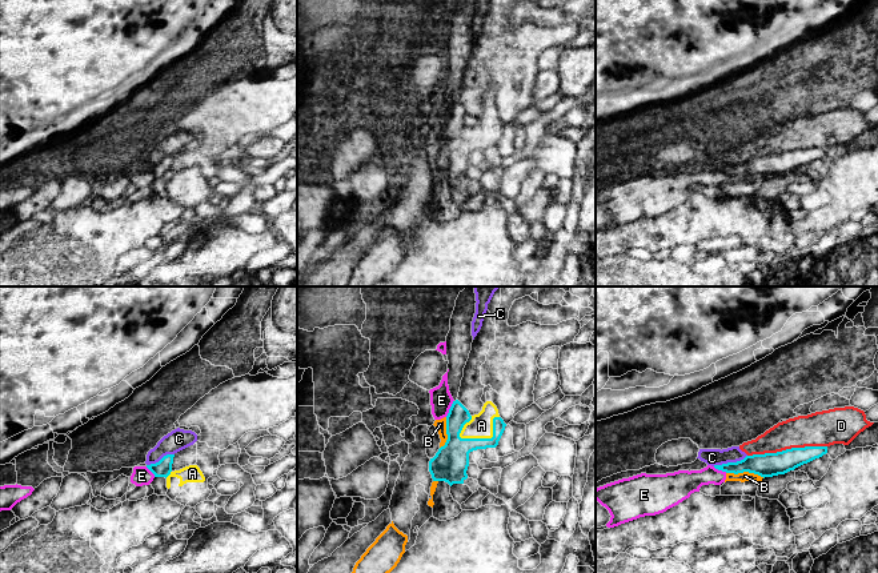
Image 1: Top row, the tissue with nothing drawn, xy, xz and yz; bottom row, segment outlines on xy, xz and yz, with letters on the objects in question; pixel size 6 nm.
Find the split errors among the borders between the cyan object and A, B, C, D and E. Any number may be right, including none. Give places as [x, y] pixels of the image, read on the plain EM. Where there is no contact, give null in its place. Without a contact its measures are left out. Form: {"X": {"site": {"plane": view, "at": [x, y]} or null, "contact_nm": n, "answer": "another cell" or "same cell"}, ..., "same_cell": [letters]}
{"A": {"site": {"plane": "xz", "at": [486, 140]}, "contact_nm": 280, "answer": "same cell"}, "B": {"site": {"plane": "yz", "at": [745, 172]}, "contact_nm": 240, "answer": "another cell"}, "C": {"site": {"plane": "yz", "at": [729, 164]}, "contact_nm": 220, "answer": "another cell"}, "D": {"site": {"plane": "yz", "at": [786, 151]}, "contact_nm": 480, "answer": "another cell"}, "E": {"site": {"plane": "xz", "at": [450, 109]}, "contact_nm": 120, "answer": "another cell"}, "same_cell": ["A"]}

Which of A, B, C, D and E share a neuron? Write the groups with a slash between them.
A / B E / C D

